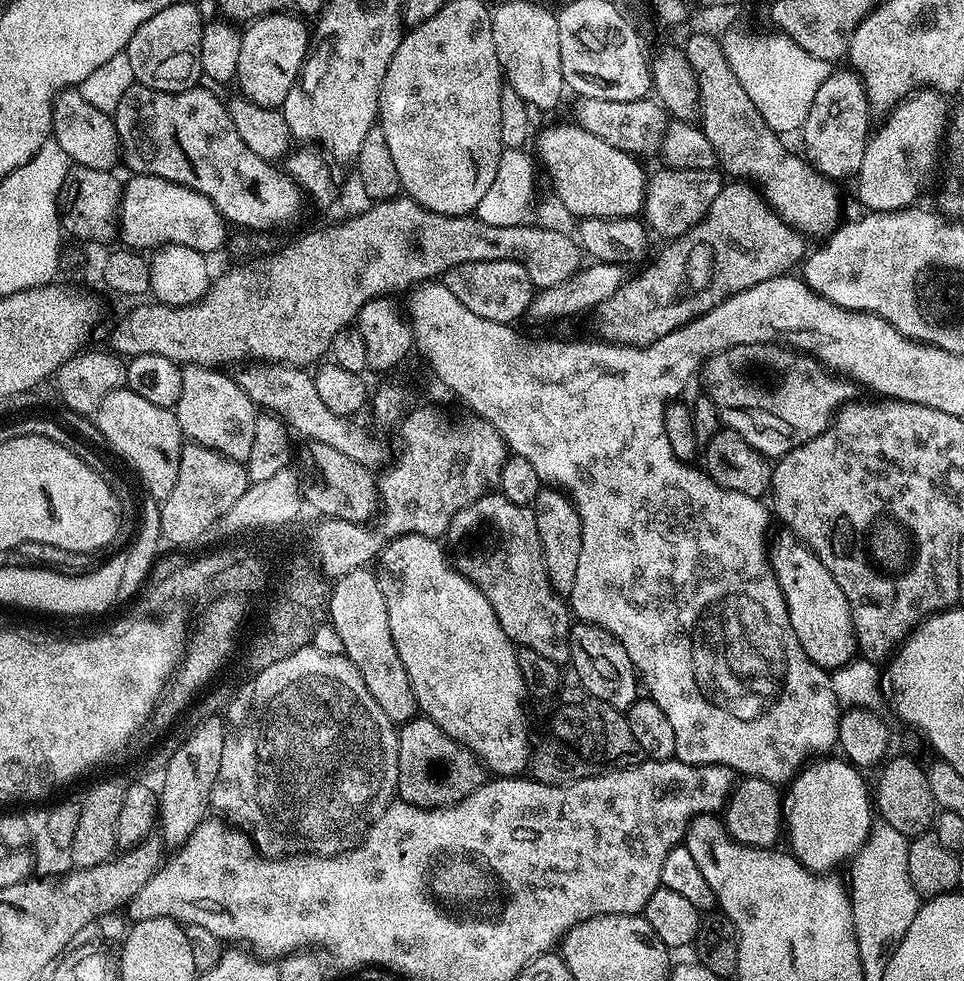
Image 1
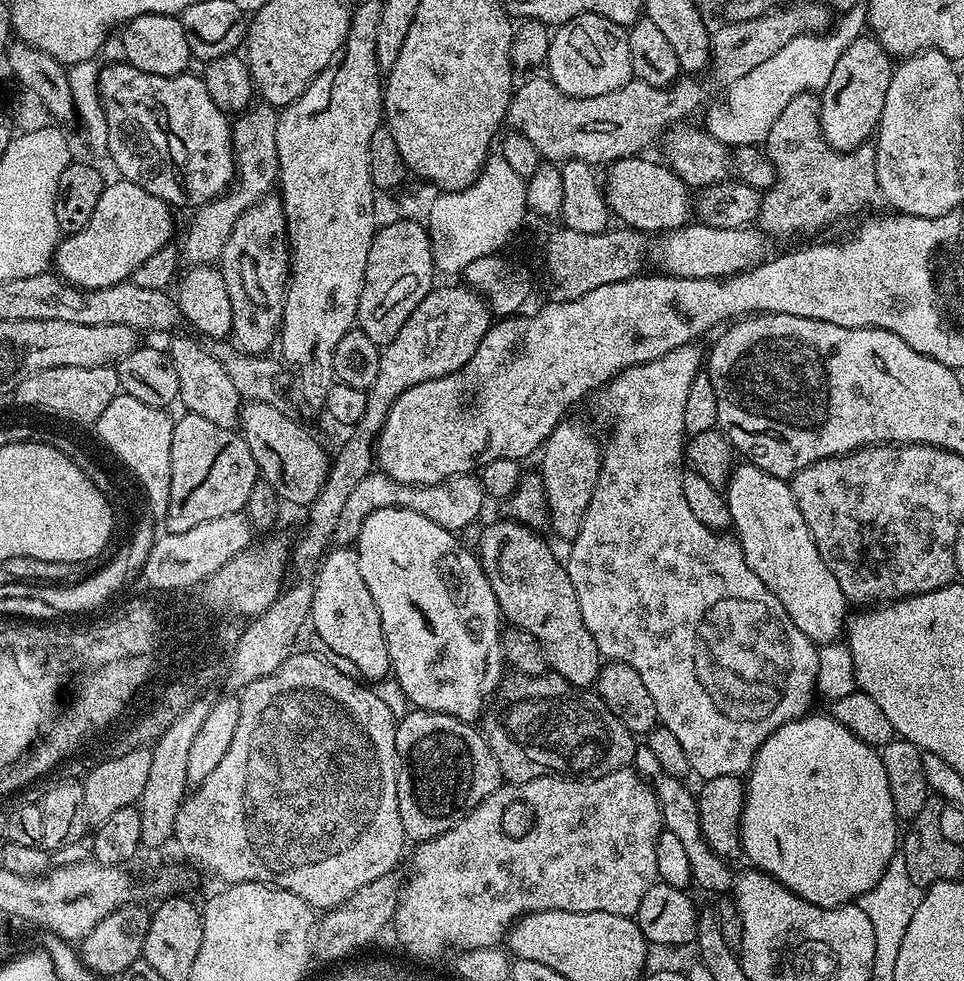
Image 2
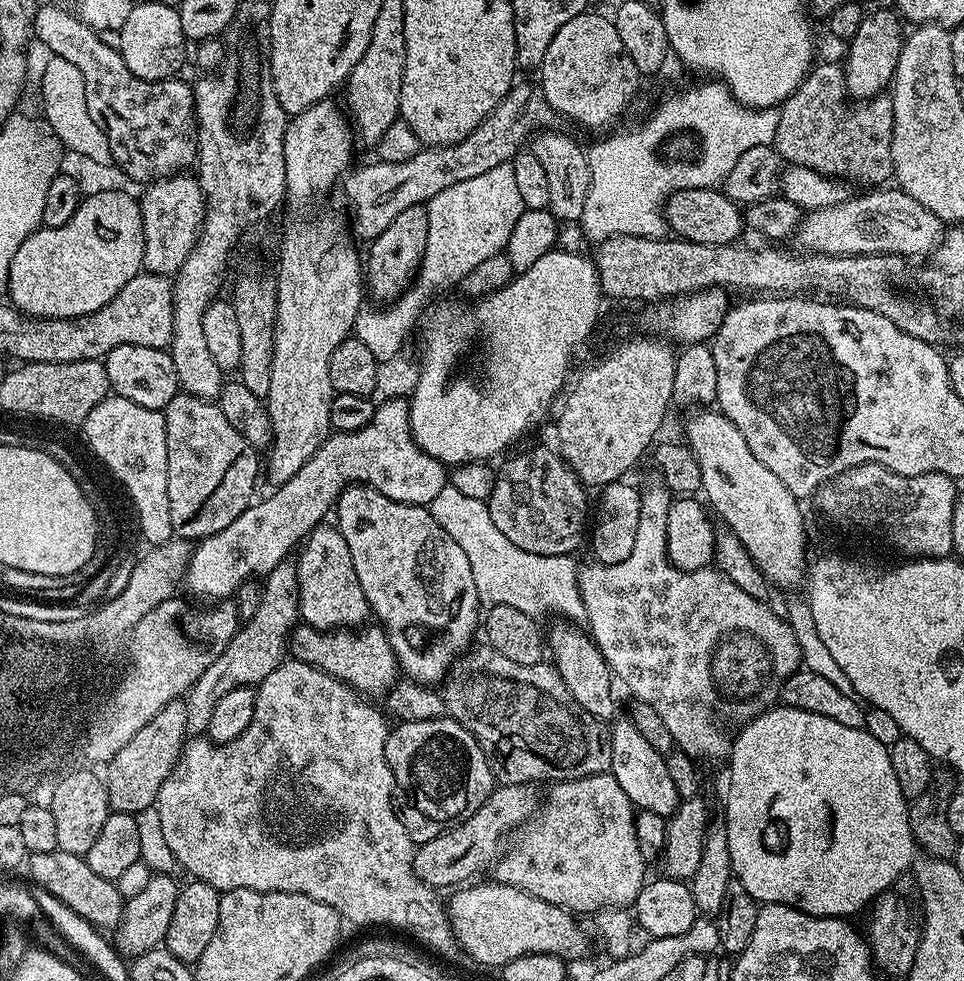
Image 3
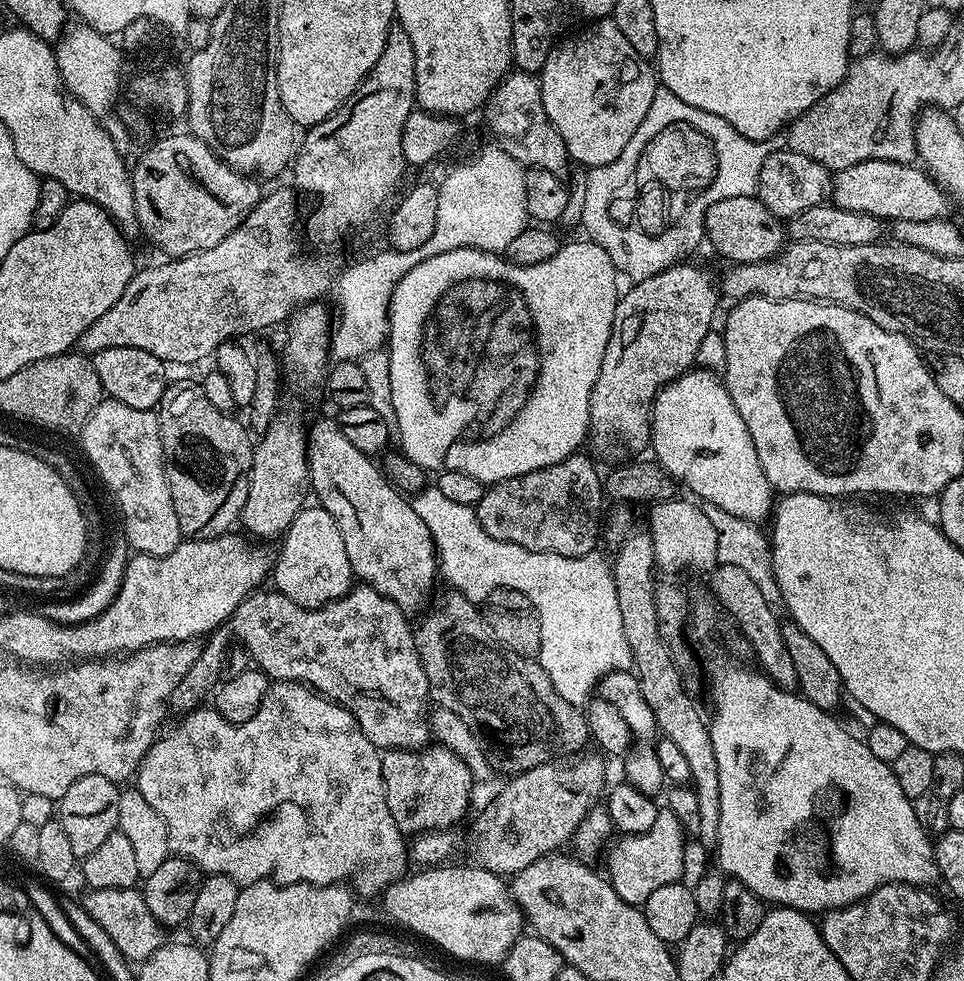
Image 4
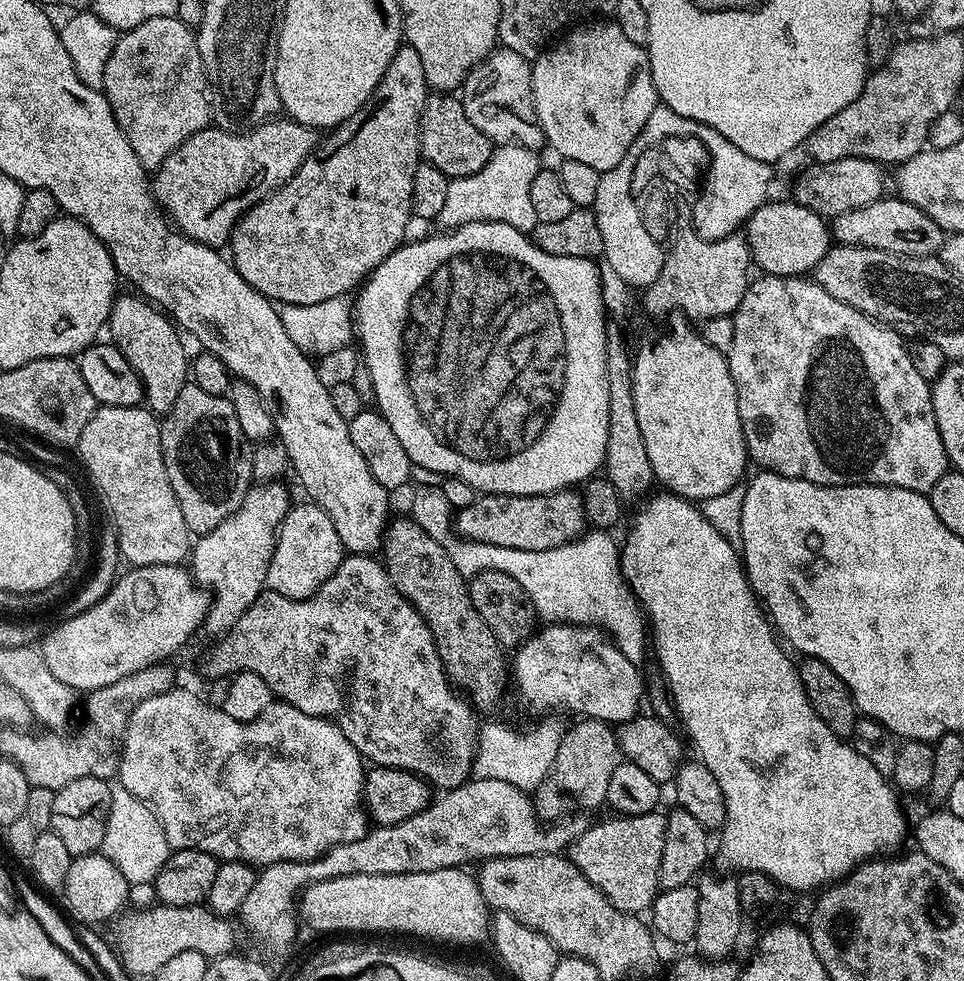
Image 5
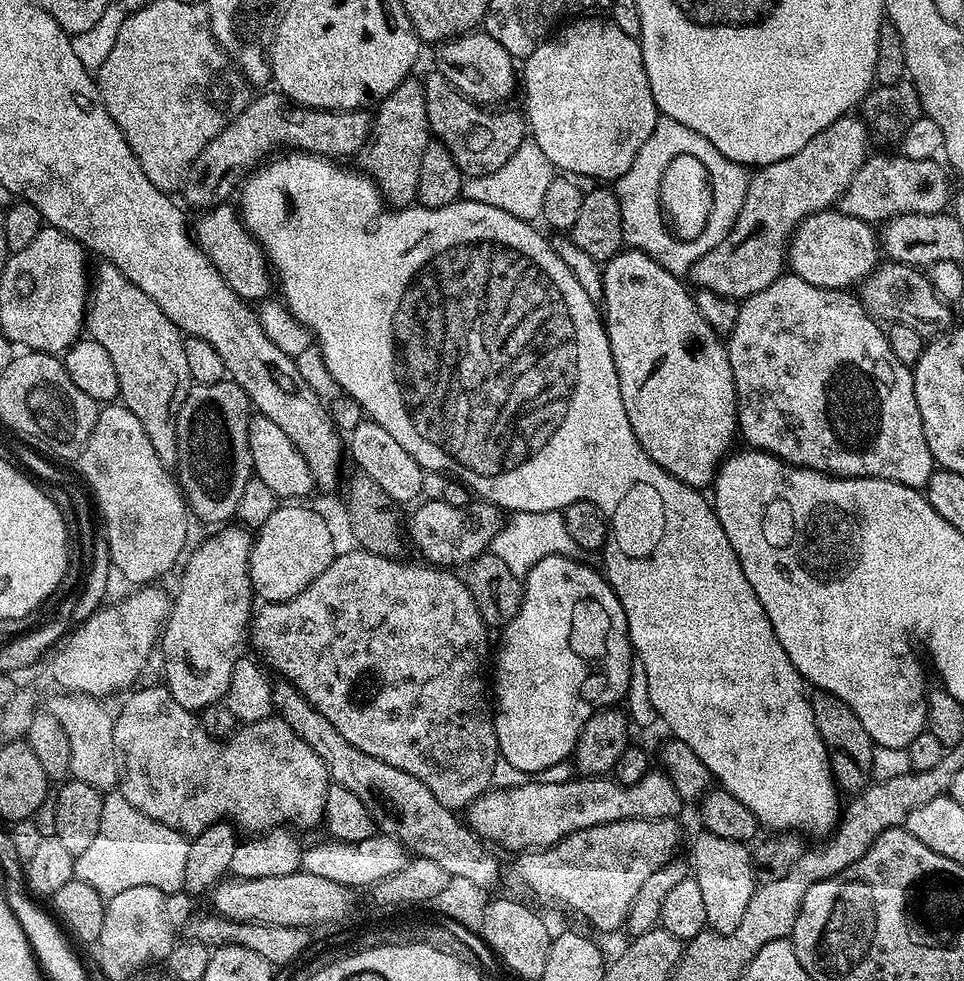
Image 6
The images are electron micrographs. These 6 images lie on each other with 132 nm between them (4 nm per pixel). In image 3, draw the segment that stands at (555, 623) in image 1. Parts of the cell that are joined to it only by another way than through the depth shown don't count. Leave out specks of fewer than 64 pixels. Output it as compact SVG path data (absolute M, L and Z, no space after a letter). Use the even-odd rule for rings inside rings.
M556 623L560 624L553 626L552 634L550 632L548 636L548 644L551 656L553 654L556 658L554 666L560 671L562 682L566 682L566 686L570 690L570 694L574 694L578 706L582 706L602 721L611 721L617 715L617 713L615 714L616 696L612 693L614 677L611 666L606 662L602 650L596 645L596 641L592 639L591 635L583 627L579 628L581 626L579 623Z

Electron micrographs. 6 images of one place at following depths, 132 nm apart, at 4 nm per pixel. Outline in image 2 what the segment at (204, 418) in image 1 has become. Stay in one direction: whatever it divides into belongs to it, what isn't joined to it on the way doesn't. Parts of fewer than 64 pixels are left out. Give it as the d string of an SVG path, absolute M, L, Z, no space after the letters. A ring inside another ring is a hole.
M173 335L172 345L166 348L168 357L174 362L174 370L178 370L179 403L194 414L202 414L209 422L218 422L218 426L236 428L240 419L242 397L234 388L227 371L218 358L214 358L209 349L199 339L191 340L188 336Z

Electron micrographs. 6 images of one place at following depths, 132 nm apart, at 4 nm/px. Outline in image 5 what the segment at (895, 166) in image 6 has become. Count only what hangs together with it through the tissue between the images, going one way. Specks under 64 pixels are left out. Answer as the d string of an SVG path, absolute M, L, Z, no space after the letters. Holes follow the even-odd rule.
M838 158L825 164L813 163L796 180L794 199L797 204L814 210L820 216L831 218L846 214L846 210L858 210L858 206L870 206L870 202L885 195L885 165L866 158Z

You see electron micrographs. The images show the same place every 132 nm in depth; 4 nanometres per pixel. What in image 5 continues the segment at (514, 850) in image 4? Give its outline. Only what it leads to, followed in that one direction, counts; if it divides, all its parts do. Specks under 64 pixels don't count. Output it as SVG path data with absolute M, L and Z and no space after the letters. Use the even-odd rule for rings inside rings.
M580 718L577 719L577 724L567 729L562 738L562 746L558 746L558 754L554 758L554 766L548 771L548 776L544 781L541 782L536 789L534 789L534 803L536 805L536 815L540 817L541 821L548 822L553 818L563 818L565 816L571 816L579 813L581 810L588 810L584 808L596 808L601 807L604 804L606 798L606 789L610 783L610 777L614 774L614 770L622 763L622 757L620 754L620 743L616 737L616 728L613 725L606 723L605 720L593 720L591 718Z

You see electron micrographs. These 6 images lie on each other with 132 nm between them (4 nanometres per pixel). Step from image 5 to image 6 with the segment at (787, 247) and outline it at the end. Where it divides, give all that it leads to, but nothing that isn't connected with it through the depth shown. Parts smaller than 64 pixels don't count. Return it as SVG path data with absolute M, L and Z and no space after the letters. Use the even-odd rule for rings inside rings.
M829 210L808 216L796 227L788 241L786 264L795 276L810 282L810 286L848 290L863 282L881 260L882 245L873 225L845 212Z

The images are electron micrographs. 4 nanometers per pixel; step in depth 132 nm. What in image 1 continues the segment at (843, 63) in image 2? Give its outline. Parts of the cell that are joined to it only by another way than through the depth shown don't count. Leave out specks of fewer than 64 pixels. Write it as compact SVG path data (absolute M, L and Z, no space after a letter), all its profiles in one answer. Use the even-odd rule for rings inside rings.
M833 70L830 78L818 86L818 94L814 94L814 106L810 106L810 114L806 114L802 129L803 155L817 172L833 182L841 182L847 176L852 178L857 175L870 137L868 127L872 124L873 113L870 111L868 89L859 72L847 71Z

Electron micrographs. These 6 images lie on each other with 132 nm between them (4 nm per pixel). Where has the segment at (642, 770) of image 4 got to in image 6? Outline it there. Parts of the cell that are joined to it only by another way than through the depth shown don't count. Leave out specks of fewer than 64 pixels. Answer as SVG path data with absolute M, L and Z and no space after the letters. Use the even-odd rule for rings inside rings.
M547 556L542 562L535 564L527 576L523 577L524 601L514 614L514 618L504 625L500 636L500 649L495 649L496 684L494 680L494 730L500 747L499 759L510 762L518 770L529 774L539 774L554 764L561 763L562 758L573 755L574 742L579 738L584 724L592 717L593 712L601 708L616 706L627 697L631 685L631 666L634 659L632 644L628 640L628 619L622 610L622 602L618 602L616 591L609 586L603 571L591 568L588 564L576 560L572 556Z

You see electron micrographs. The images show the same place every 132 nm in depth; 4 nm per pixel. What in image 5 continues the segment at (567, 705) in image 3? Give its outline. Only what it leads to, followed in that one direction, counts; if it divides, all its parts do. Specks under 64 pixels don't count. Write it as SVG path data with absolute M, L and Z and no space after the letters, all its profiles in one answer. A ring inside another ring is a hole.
M410 518L393 519L384 529L383 552L382 563L388 572L388 577L392 579L396 589L415 606L420 617L428 623L428 629L432 632L436 649L442 658L442 666L446 670L449 681L465 693L472 692L470 700L477 709L483 710L483 708L490 707L491 704L498 703L504 687L507 684L509 687L510 684L510 664L506 656L504 660L505 649L494 638L490 626L486 626L486 622L482 622L478 610L474 610L474 602L470 602L468 593L469 581L458 570L458 566L454 566L454 562L450 562L443 543L430 538L430 534L426 534L426 530L422 530L422 526L418 526L418 522L414 522Z

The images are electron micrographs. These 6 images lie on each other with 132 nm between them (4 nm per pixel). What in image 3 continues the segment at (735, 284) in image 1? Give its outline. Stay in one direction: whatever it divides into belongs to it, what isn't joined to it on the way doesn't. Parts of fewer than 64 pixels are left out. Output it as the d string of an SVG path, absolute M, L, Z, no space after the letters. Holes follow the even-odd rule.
M817 63L795 94L779 105L778 111L780 117L774 147L781 161L806 166L818 174L839 178L845 182L857 180L860 184L870 184L866 186L884 186L893 179L895 166L894 158L891 157L891 142L894 138L892 97L881 94L867 102L853 102L848 94L844 69L839 63Z

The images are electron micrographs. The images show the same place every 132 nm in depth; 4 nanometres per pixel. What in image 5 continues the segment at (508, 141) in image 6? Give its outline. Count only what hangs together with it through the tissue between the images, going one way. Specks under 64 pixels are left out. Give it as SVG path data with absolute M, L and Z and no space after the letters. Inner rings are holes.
M452 94L429 95L427 102L424 103L420 119L420 155L423 163L438 166L438 170L442 170L442 174L446 174L450 178L478 174L478 170L482 170L482 166L486 166L486 162L490 162L494 151L492 140L486 138L486 134L482 134L482 130L478 130L478 126L474 126L474 122L470 122L470 118L466 118L463 103L457 97L455 100L454 97L455 95Z

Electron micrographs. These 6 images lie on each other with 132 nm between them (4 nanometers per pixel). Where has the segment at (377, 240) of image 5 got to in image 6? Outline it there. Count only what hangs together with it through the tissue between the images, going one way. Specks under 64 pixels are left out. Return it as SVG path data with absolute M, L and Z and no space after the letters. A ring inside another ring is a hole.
M416 78L403 80L385 100L379 101L377 108L380 109L375 109L374 112L372 134L366 145L368 157L365 158L362 168L376 181L380 193L383 194L385 201L389 205L406 208L416 200L418 170L422 170L422 153L425 152L430 139L423 83L419 79L416 80ZM231 203L216 205L211 210L204 210L194 220L194 239L197 246L210 258L210 262L222 274L222 278L230 286L230 290L238 293L249 302L263 302L273 295L274 276L264 250L256 239L244 227L239 211L231 208Z

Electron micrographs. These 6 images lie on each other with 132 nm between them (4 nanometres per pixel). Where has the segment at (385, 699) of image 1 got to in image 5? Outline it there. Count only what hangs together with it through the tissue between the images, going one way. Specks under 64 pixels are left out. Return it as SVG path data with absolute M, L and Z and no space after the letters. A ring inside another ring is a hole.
M293 503L276 533L274 558L270 558L267 582L271 591L295 600L315 596L322 582L332 577L346 555L344 543L338 538L338 530L334 530L334 522L330 522L330 514L316 504L303 503Z

